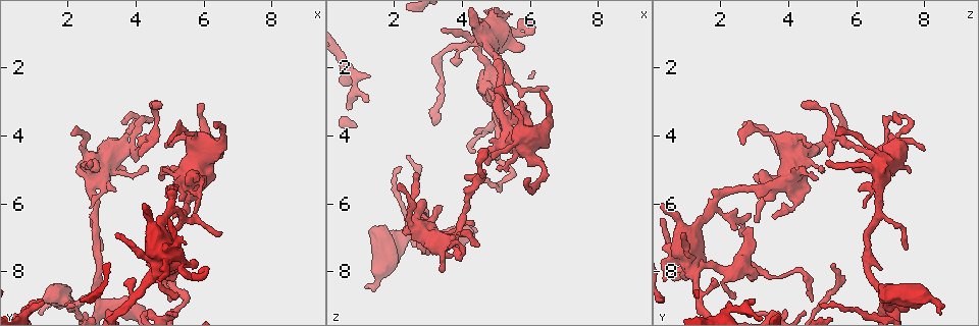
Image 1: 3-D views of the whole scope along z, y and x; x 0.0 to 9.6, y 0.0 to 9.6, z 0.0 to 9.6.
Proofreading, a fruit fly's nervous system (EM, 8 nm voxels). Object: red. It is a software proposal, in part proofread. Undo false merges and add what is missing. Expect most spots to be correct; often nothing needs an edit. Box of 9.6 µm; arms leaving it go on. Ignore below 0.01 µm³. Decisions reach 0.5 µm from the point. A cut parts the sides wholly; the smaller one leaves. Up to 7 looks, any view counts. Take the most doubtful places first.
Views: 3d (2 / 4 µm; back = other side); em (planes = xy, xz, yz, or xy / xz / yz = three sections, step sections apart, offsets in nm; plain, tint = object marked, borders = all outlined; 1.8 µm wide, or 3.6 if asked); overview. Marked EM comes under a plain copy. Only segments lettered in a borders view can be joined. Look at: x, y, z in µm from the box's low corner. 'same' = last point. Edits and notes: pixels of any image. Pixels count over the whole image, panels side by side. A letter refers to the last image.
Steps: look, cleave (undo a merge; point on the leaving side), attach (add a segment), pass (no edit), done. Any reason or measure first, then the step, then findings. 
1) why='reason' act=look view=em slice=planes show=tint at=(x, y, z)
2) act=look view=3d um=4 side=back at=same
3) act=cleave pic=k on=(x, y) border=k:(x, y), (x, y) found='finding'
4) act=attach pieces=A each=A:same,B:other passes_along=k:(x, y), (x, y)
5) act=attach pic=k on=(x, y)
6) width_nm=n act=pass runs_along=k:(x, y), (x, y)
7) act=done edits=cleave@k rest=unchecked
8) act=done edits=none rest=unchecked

why='an open end' act=look view=em slice=planes show=borders at=(1.30, 8.90, 2.30)

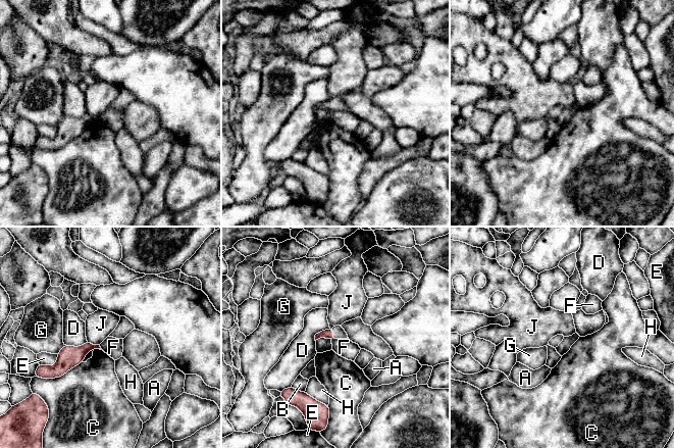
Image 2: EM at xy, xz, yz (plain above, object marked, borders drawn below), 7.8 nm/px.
act=pass each=A:other,B:other,C:other,D:other,E:other,F:other,G:other,H:other,J:other border=2:(99, 345), (101, 348) found='none of them fits'

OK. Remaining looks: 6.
why='sudden change in width' act=look view=em slice=yz step=8 show=borders at=(2.15, 8.95, 7.25)

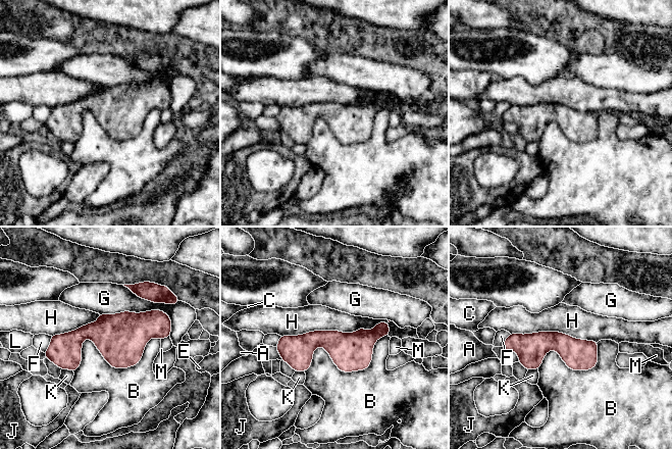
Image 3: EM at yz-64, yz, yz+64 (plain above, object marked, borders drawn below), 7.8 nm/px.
width_nm=240 longest_contact=H:850nm act=pass each=A:other,B:other,C:other,E:other,F:other,G:other,H:other,J:other,K:other,L:other,M:other found='all the same neuron'

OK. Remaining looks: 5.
act=look view=em slice=xz step=4 show=tint at=(5.35, 5.35, 3.85)

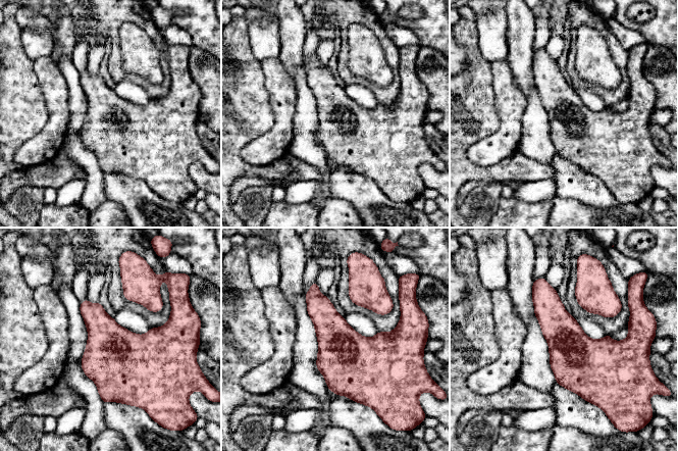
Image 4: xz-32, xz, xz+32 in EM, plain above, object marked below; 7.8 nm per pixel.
act=look view=em slice=xy step=8 show=borders at=same

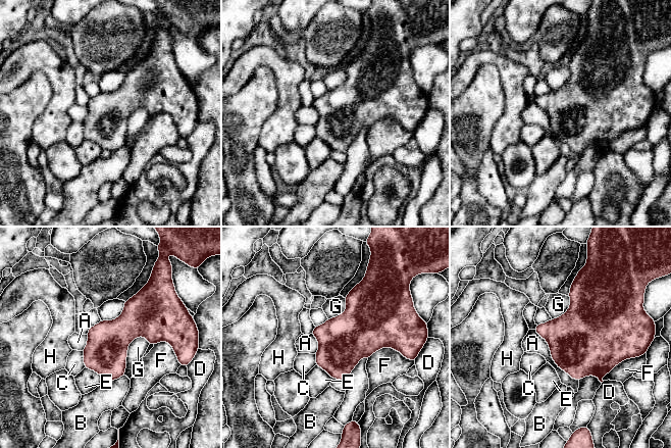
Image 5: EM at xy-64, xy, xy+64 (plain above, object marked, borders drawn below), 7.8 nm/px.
width_nm=320 act=pass each=A:other,B:other,C:other,D:other,E:other,F:other,G:other,H:other border=5:(533, 330), (578, 381) found='one neuron here'

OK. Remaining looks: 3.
act=done edits=none rest=unchecked

